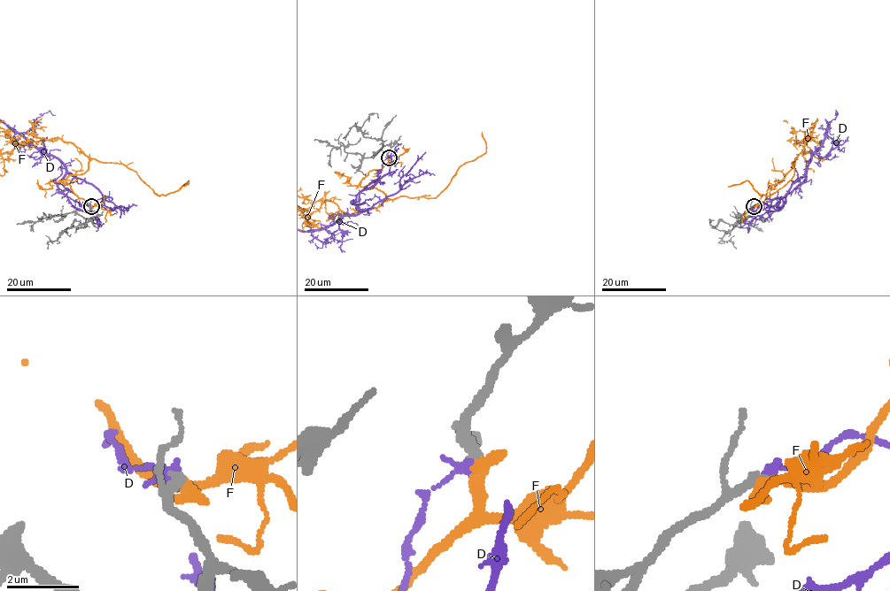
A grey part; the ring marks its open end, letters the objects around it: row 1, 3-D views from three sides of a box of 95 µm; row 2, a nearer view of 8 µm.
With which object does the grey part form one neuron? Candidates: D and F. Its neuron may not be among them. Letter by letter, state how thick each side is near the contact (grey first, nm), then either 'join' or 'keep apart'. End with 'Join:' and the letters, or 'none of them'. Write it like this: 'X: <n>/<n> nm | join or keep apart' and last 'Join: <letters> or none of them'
D: 240/300 nm | keep apart
F: 240/440 nm | join
Join: F

